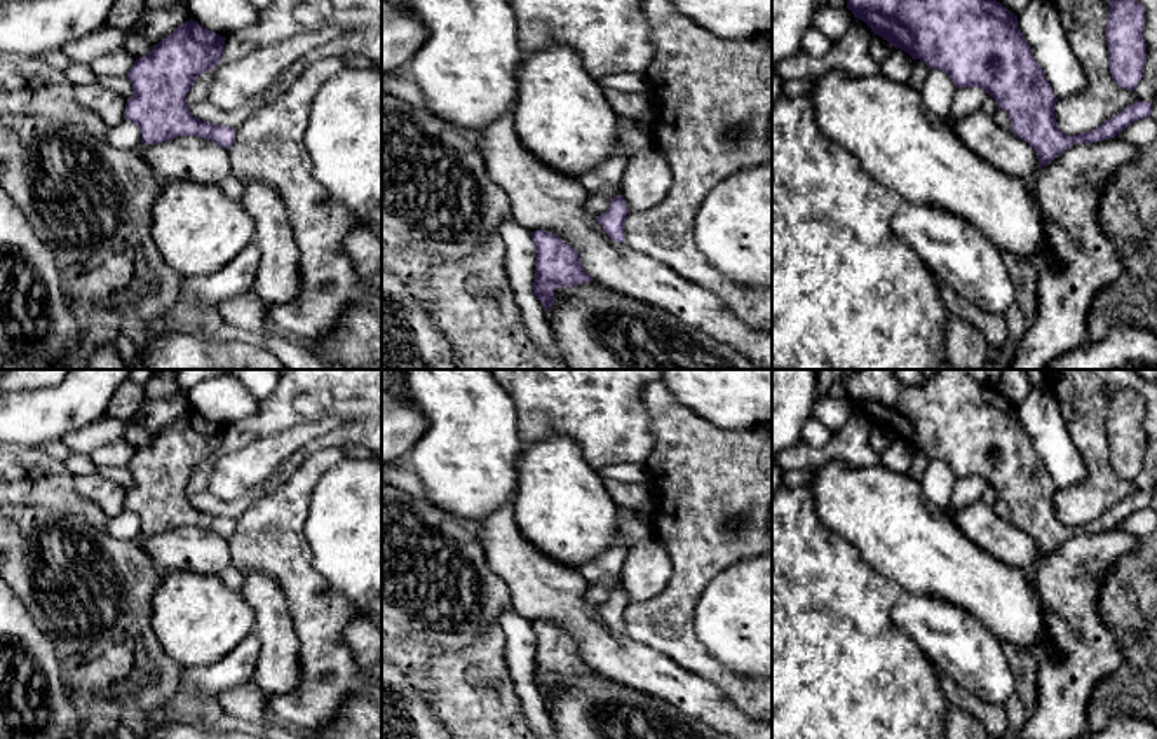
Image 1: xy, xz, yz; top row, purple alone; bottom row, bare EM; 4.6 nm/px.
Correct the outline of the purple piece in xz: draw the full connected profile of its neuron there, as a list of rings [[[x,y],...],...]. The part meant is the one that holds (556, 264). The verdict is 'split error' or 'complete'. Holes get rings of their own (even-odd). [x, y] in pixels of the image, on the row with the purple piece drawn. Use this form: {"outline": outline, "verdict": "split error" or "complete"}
{"outline": [[[547,230],[531,232],[535,244],[535,281],[533,293],[544,308],[554,303],[556,288],[572,288],[594,281],[582,267],[578,253]]], "verdict": "complete"}

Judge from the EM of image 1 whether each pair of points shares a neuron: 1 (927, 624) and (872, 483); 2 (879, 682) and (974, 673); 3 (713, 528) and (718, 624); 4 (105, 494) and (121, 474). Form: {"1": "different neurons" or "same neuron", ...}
{"1": "different neurons", "2": "different neurons", "3": "different neurons", "4": "different neurons"}

